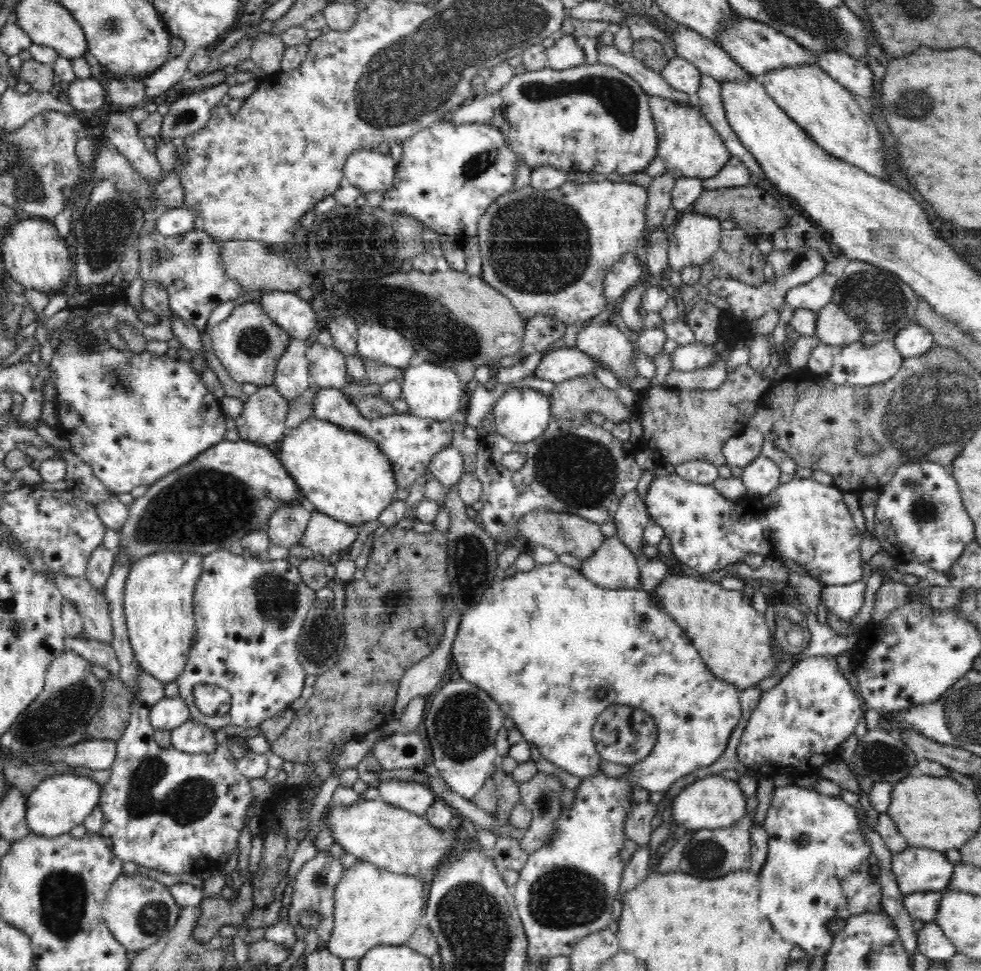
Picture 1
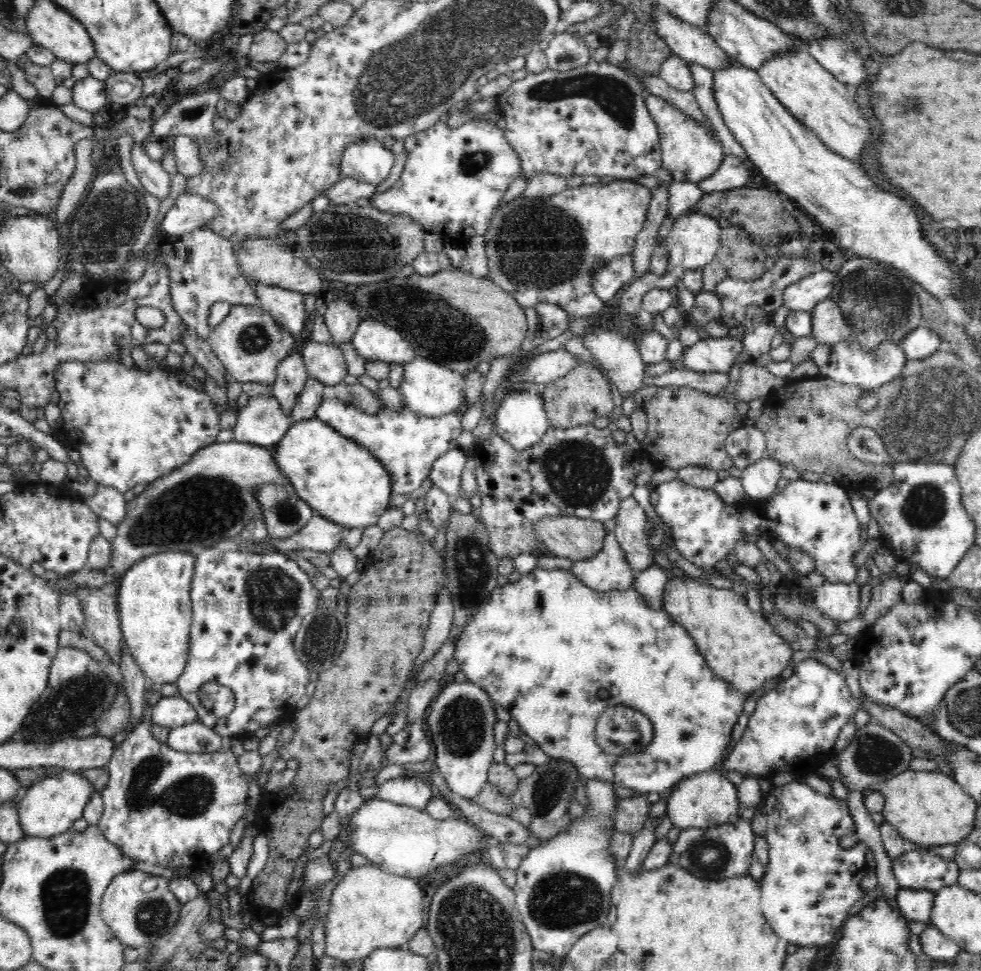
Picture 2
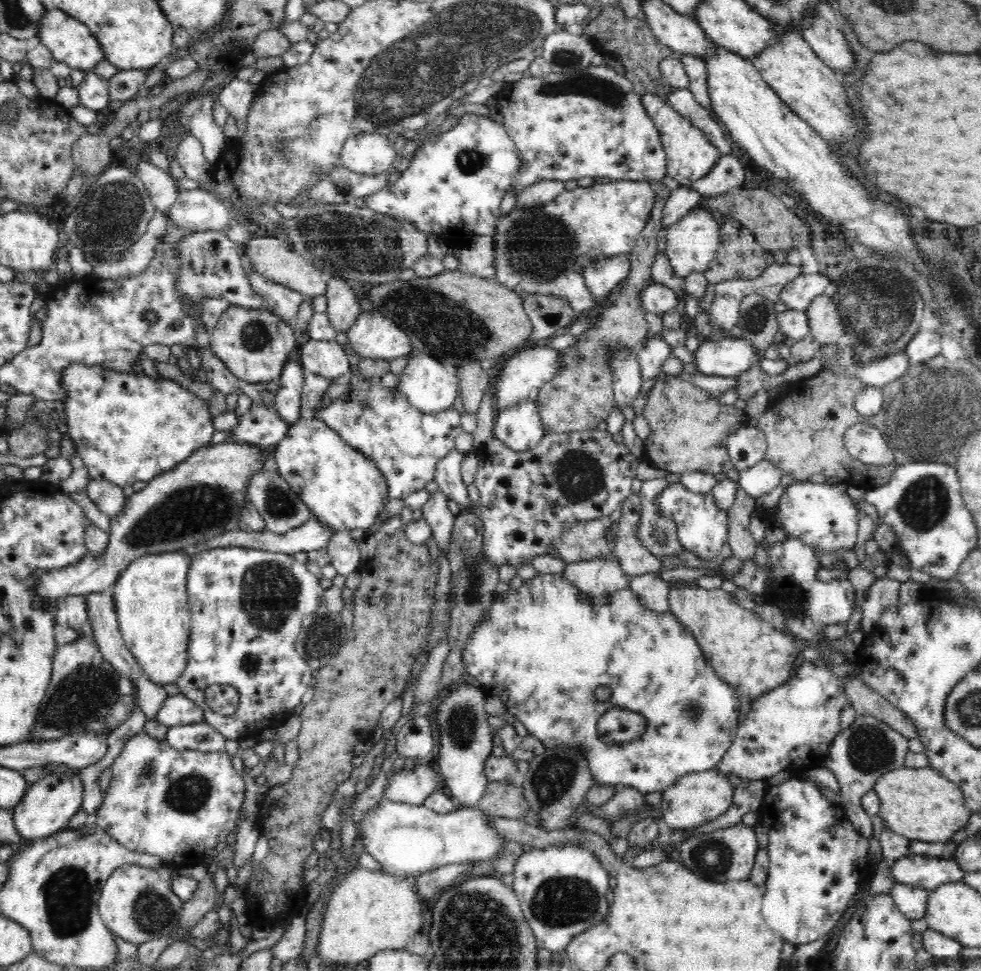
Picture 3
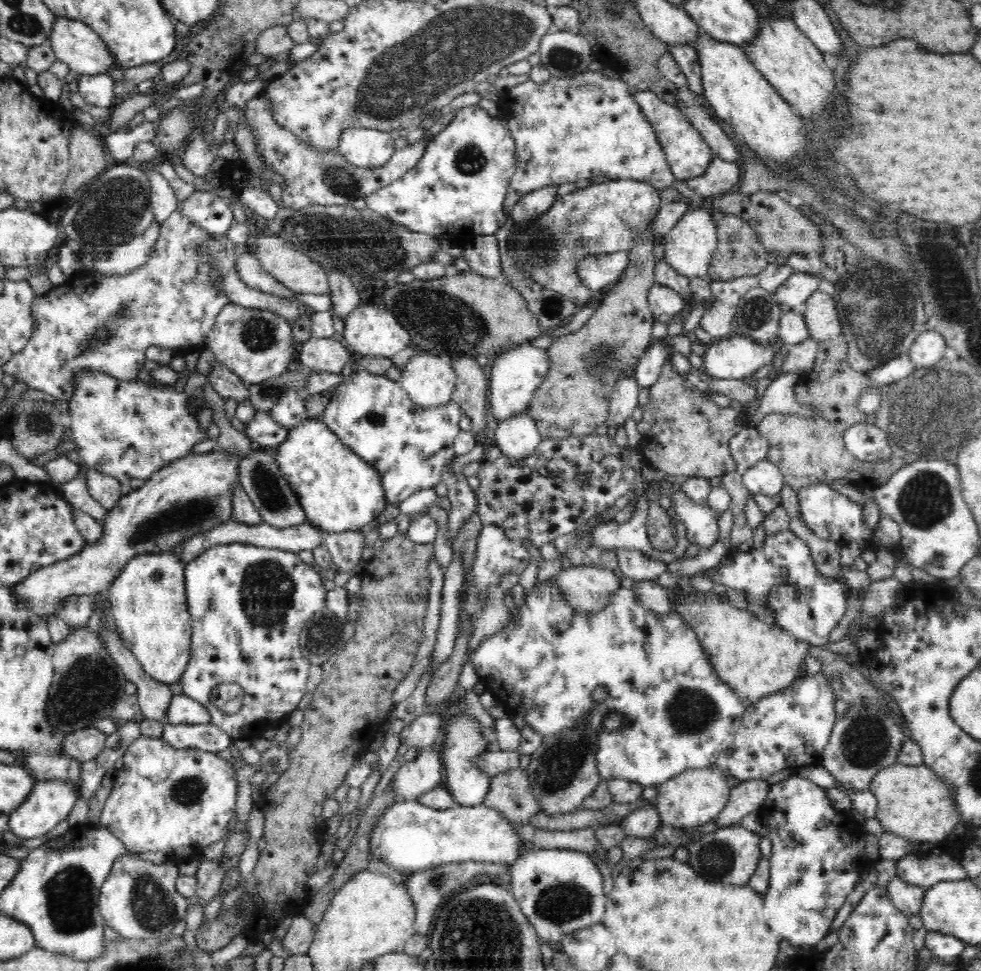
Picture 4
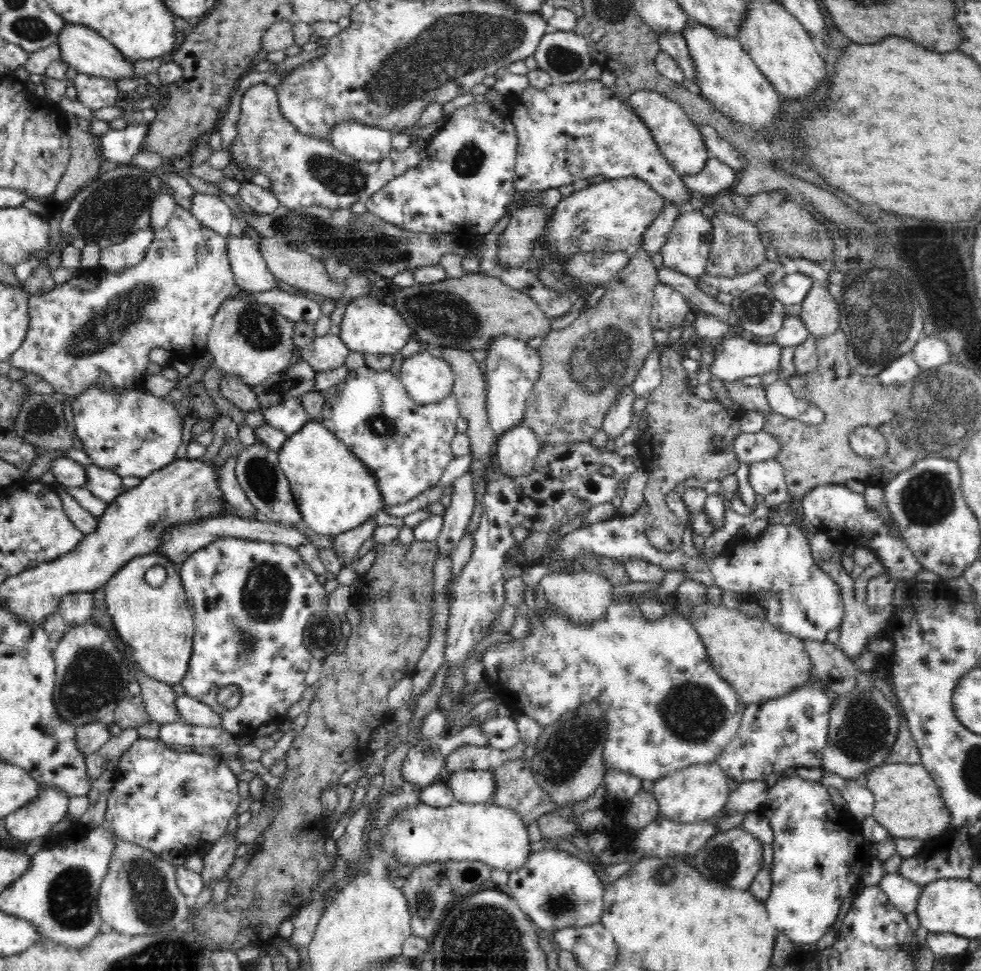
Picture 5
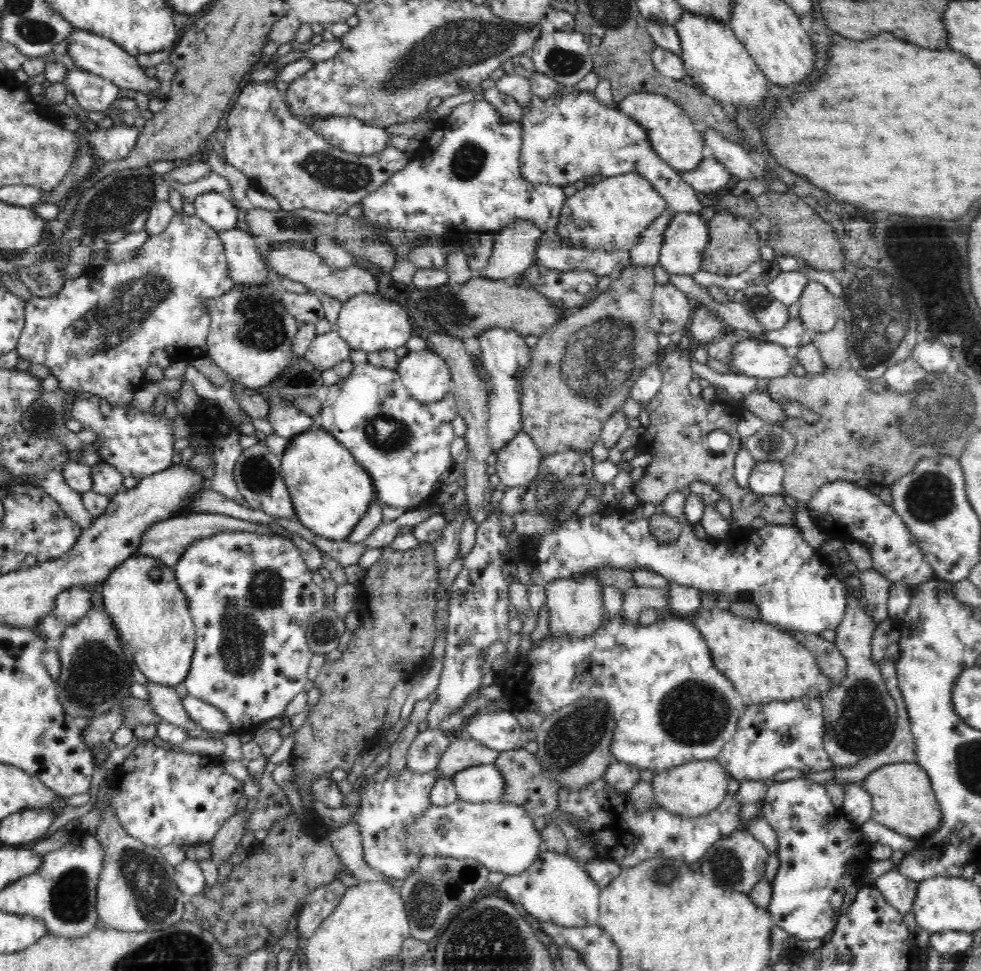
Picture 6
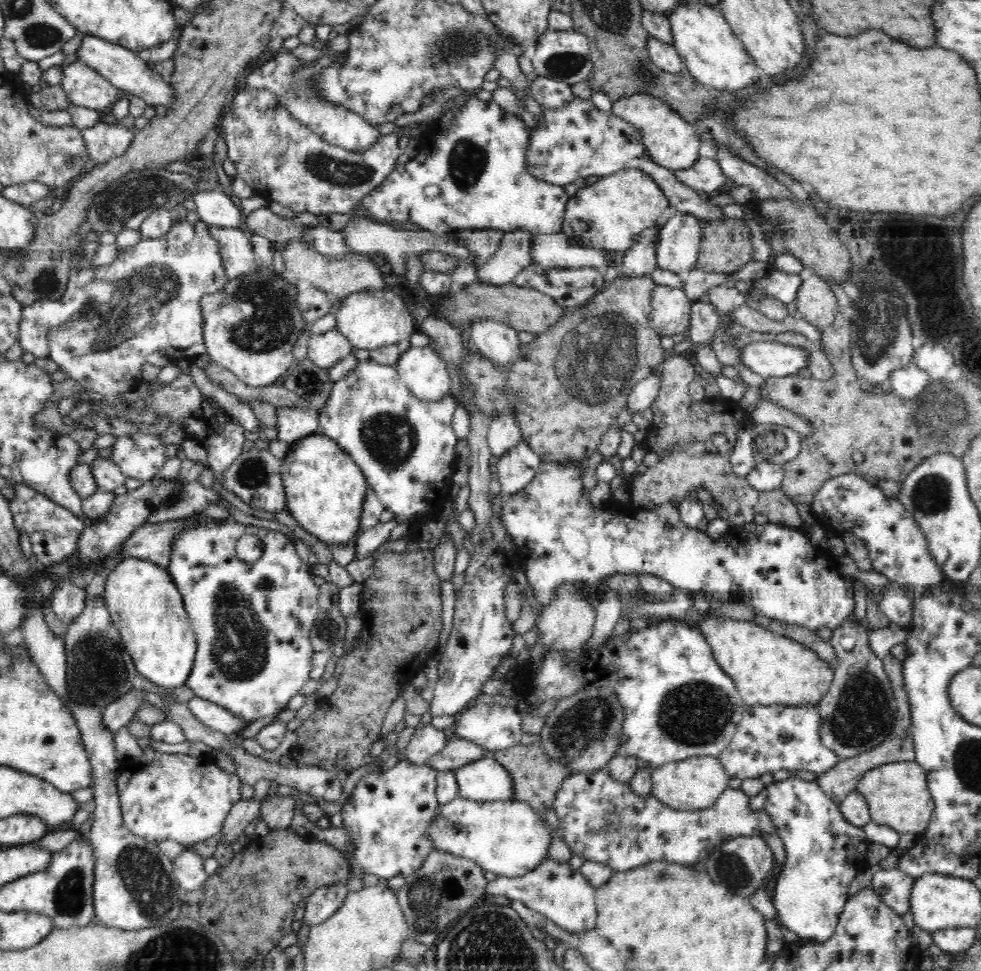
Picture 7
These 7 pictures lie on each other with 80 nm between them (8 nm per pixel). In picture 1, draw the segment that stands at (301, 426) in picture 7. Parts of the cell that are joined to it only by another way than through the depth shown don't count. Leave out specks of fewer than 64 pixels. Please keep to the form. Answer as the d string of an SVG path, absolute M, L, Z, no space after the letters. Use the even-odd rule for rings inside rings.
M292 339L277 364L273 384L288 399L288 402L294 400L310 386L311 376L308 370L308 359L305 357L308 350L306 344L306 341Z

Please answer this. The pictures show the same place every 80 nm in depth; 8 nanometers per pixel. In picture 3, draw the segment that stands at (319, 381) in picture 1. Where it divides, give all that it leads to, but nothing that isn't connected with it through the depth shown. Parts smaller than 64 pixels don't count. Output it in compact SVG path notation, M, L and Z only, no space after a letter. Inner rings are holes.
M236 304L226 308L216 326L210 330L209 346L232 374L243 382L266 382L278 379L290 354L298 349L293 327L262 307L247 309ZM310 339L300 345L302 370L332 380L350 372L350 362L342 345L335 340Z

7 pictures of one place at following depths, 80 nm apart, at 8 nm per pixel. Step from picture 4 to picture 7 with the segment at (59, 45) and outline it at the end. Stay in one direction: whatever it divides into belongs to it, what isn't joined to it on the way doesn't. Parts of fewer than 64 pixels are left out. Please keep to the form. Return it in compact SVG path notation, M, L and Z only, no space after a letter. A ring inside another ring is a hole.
M86 35L81 40L75 54L77 55L77 60L100 73L116 88L125 90L130 96L136 95L144 99L150 106L169 107L174 100L175 94L171 83L164 82L163 76L155 70L151 70L148 67L148 63L144 62L133 50L128 50L103 38Z

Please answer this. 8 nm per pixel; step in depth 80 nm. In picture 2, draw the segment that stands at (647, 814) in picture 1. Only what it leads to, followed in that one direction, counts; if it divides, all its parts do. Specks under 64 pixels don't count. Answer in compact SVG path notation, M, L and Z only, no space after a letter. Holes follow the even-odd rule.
M645 794L619 799L614 808L616 812L612 814L612 823L624 834L640 832L646 824L650 807L651 803Z

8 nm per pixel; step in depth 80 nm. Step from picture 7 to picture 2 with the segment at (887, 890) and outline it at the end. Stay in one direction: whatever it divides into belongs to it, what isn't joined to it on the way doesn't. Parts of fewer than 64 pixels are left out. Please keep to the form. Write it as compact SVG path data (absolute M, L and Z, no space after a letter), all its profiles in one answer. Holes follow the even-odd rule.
M900 888L898 893L898 908L906 920L928 924L934 907L935 891Z

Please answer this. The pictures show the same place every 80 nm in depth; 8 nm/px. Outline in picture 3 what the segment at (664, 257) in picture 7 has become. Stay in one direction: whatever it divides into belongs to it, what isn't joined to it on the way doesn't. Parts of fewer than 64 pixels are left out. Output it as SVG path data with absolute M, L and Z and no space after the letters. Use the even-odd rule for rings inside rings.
M699 207L667 228L667 245L664 251L675 275L684 279L691 272L704 272L714 260L718 246L720 246L720 226L710 212Z

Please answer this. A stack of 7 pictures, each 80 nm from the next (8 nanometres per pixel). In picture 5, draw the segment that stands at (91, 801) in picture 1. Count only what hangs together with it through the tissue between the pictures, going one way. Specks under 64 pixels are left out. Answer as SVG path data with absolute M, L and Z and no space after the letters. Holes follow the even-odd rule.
M41 785L37 797L4 817L4 826L14 842L40 842L68 812L68 795L58 787Z

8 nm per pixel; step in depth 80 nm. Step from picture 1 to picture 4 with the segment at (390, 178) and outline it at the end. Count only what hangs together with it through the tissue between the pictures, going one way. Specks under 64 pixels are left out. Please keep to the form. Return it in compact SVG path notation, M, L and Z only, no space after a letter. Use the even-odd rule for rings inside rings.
M352 126L342 132L337 151L354 167L382 167L396 150L394 137L389 131Z

